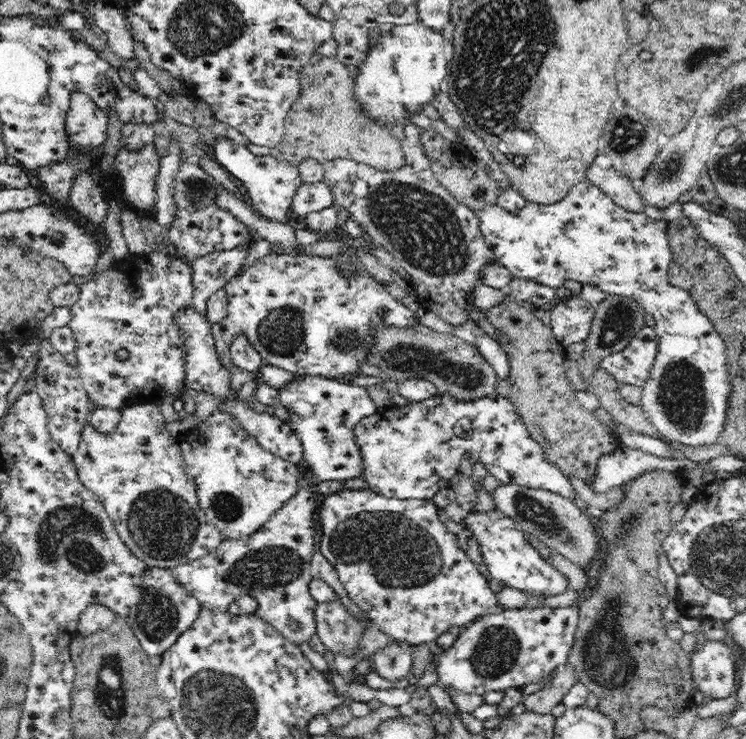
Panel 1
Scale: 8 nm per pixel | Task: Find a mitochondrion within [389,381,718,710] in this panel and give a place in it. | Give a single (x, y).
(606, 655)

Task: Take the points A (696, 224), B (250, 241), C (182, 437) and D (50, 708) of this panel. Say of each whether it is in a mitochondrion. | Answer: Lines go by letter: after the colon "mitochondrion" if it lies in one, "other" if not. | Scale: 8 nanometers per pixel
A: other
B: other
C: other
D: other

